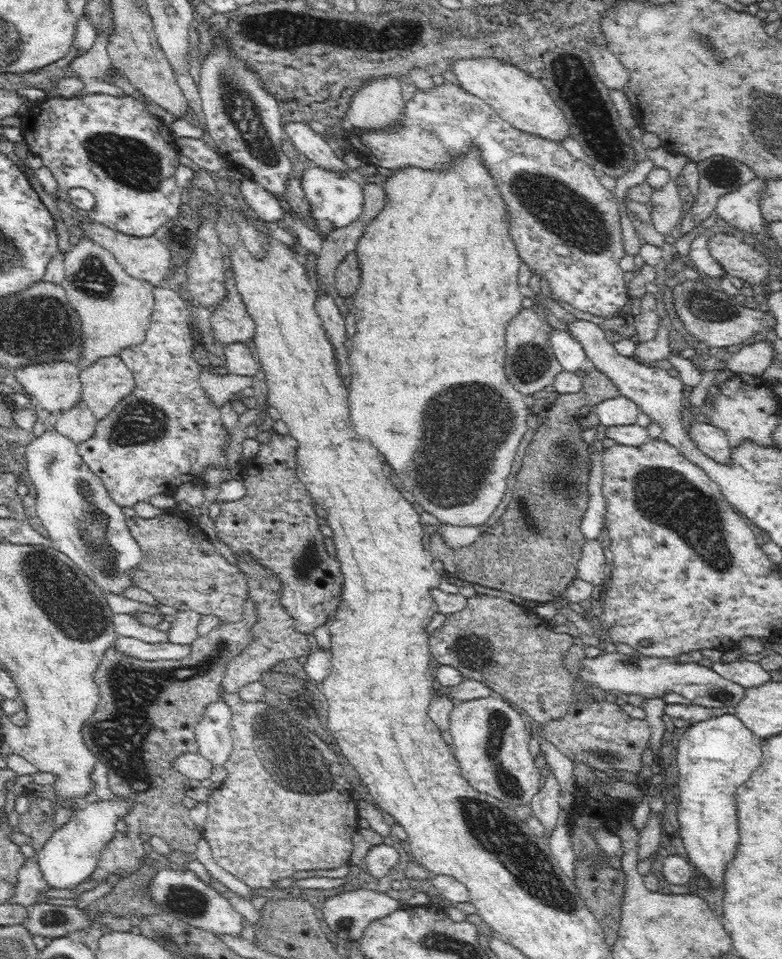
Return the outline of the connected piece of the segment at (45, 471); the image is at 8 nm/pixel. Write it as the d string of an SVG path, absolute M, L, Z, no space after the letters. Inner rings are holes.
M55 428L47 430L44 434L34 439L26 446L26 466L29 481L36 486L36 496L34 508L38 518L42 520L44 529L48 531L49 538L53 540L54 547L58 548L66 556L70 557L77 566L93 581L102 592L108 590L118 590L120 595L126 594L126 590L120 590L120 574L106 574L100 566L96 566L96 560L92 554L88 554L86 546L108 546L104 542L106 528L100 526L100 520L110 520L102 504L110 502L116 510L116 520L124 520L120 506L109 496L107 489L101 479L91 472L91 469L83 462L78 453L78 445L67 436L60 434ZM76 480L84 480L84 492L78 492ZM88 538L96 538L90 540Z

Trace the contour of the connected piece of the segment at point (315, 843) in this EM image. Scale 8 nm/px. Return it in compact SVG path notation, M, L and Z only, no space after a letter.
M220 684L218 688L219 698L224 701L232 712L232 730L233 730L233 752L230 758L223 764L223 768L227 771L228 777L225 778L220 786L220 800L218 804L208 804L208 820L204 824L204 838L208 840L207 844L210 845L211 852L214 855L214 860L221 865L224 870L230 872L244 882L244 884L250 886L250 888L270 888L274 886L274 882L282 880L282 878L290 878L295 872L300 870L334 870L340 868L343 864L348 865L350 863L350 855L353 849L352 837L357 832L358 820L360 818L357 811L356 797L357 794L352 792L352 789L343 788L344 782L349 781L349 776L344 775L344 770L341 764L339 764L338 757L335 756L334 750L327 748L326 742L318 742L318 738L314 738L314 734L308 731L298 722L292 718L289 714L286 714L283 710L277 710L275 707L264 704L249 704L241 699L239 692L227 692Z

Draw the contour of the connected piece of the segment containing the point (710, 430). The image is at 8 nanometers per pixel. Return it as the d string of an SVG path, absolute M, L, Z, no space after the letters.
M692 422L686 428L695 446L703 454L722 465L730 465L732 447L727 441L726 433L708 422Z

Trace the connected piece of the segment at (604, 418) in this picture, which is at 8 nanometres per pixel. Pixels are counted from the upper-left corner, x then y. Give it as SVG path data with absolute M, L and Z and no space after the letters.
M624 395L603 400L594 406L594 412L604 426L628 426L636 424L640 407Z

